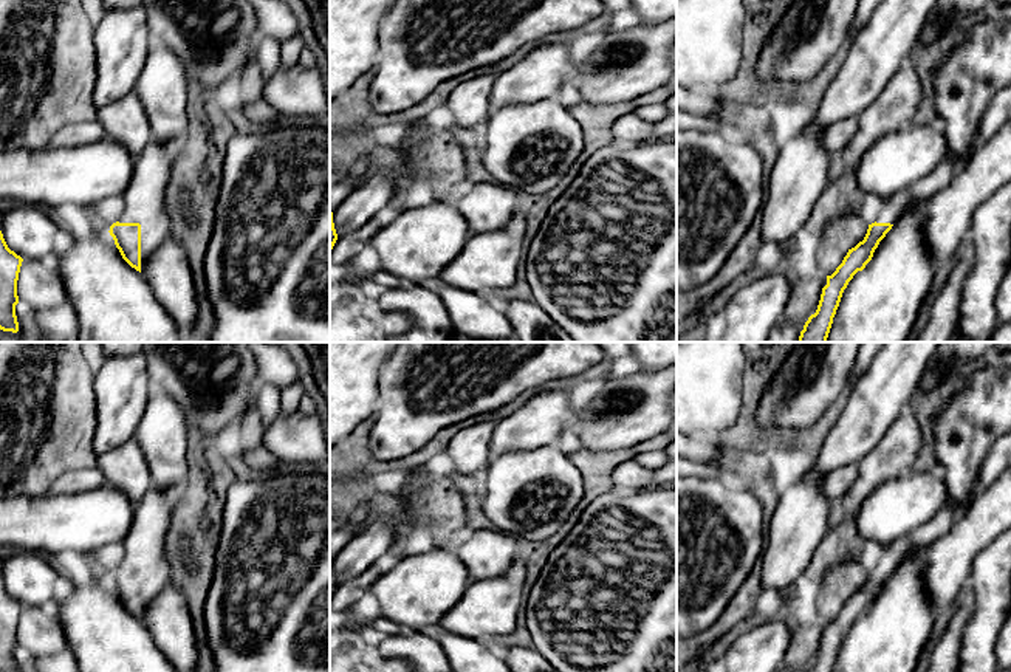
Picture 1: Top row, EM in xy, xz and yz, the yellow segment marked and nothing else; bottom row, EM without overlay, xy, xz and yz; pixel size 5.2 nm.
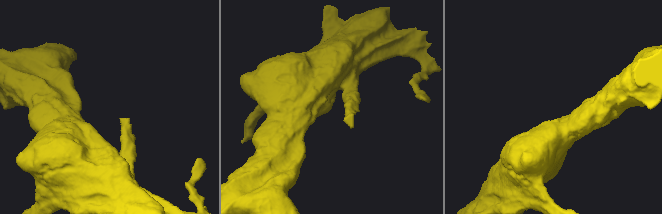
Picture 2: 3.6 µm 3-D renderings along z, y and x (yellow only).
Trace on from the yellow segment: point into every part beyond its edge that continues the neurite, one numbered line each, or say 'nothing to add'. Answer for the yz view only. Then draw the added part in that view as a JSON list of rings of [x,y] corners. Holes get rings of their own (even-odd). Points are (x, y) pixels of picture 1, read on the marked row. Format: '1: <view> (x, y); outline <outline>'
1: yz (894, 206); outline [[[946,156],[940,166],[926,178],[904,192],[896,192],[882,200],[882,207],[876,217],[876,223],[895,225],[906,211],[917,209],[927,201],[935,192],[944,189],[957,175],[957,161]]]

